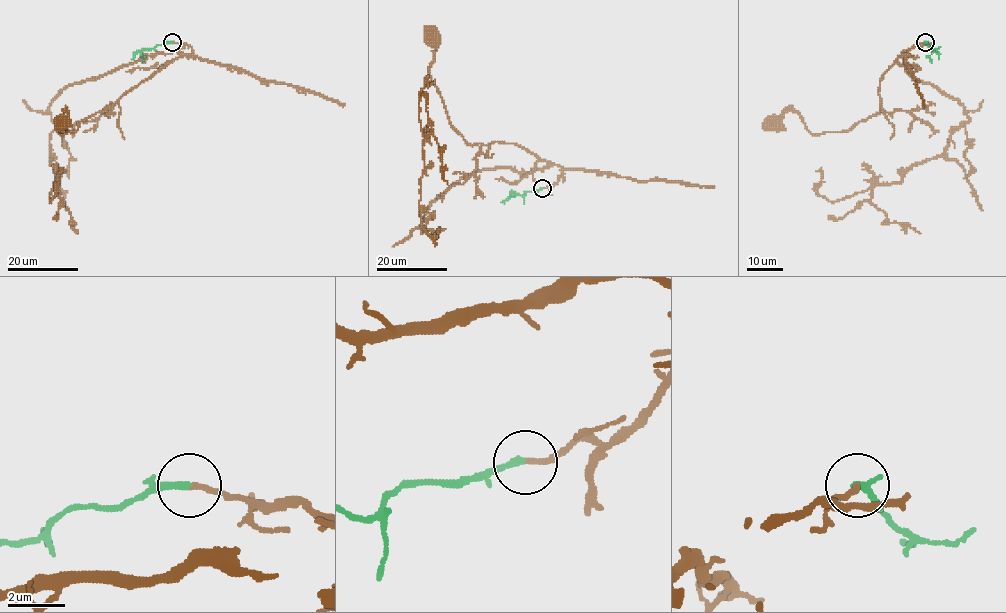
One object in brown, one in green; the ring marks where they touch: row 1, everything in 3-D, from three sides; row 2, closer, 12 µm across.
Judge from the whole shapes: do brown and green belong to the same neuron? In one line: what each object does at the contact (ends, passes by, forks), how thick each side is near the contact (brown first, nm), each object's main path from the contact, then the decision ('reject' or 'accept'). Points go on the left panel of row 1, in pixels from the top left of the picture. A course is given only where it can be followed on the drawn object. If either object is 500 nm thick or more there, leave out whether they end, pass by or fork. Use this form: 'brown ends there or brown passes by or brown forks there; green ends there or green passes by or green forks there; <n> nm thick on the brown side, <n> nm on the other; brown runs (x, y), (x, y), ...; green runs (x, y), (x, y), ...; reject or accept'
brown ends there; green ends there; 180 nm thick on the brown side, 240 nm on the other; brown runs (172, 42), (194, 55), (170, 60), (76, 130), (61, 134), (64, 110), (60, 125); green runs (172, 42), (144, 49), (140, 55), (144, 58), (142, 62); accept

